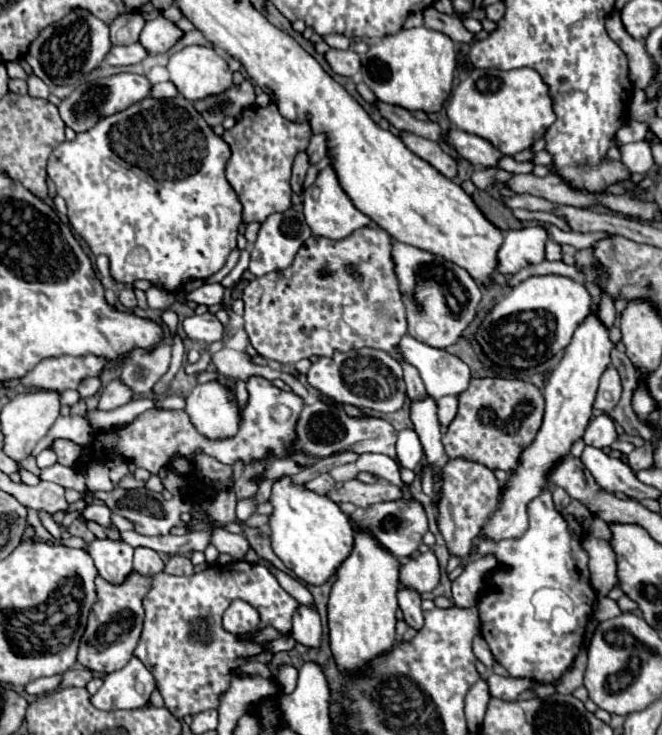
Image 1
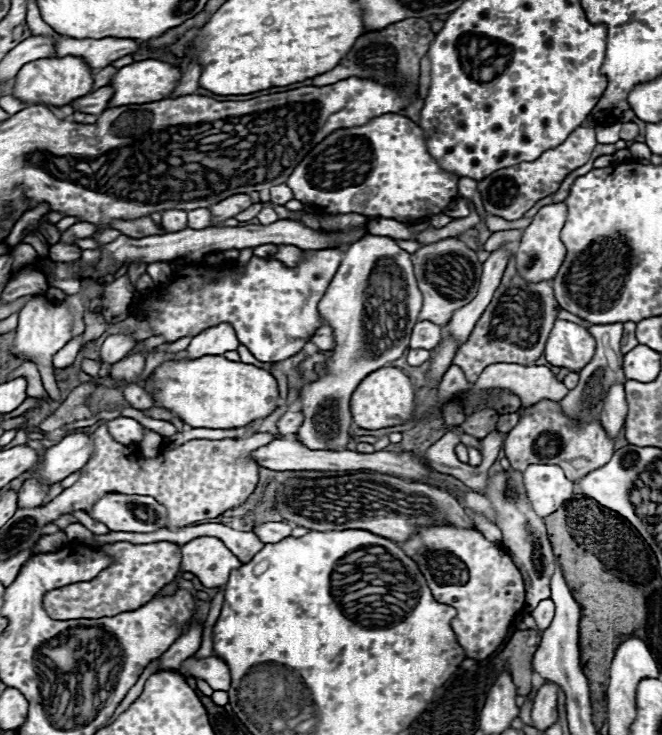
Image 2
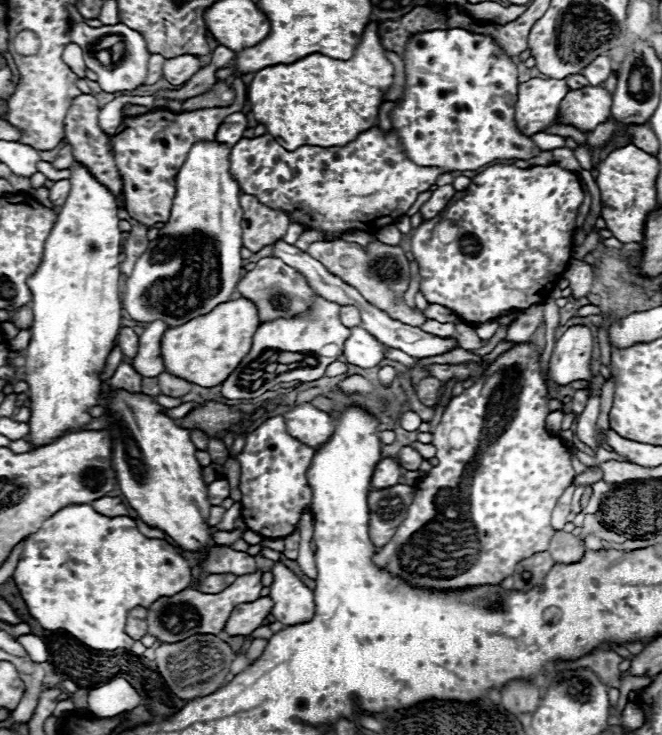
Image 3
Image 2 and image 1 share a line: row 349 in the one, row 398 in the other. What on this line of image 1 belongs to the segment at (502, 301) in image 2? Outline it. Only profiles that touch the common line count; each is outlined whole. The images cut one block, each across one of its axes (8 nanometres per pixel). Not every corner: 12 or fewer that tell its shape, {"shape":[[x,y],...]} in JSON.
{"shape":[[474,378],[448,458],[512,470],[542,424],[542,390]]}

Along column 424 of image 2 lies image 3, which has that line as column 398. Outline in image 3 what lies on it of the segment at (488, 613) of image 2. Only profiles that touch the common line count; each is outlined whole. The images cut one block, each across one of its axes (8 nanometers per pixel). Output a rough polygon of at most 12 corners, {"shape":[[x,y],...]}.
{"shape":[[534,344],[434,430],[374,554],[410,586],[500,584],[576,476]]}

